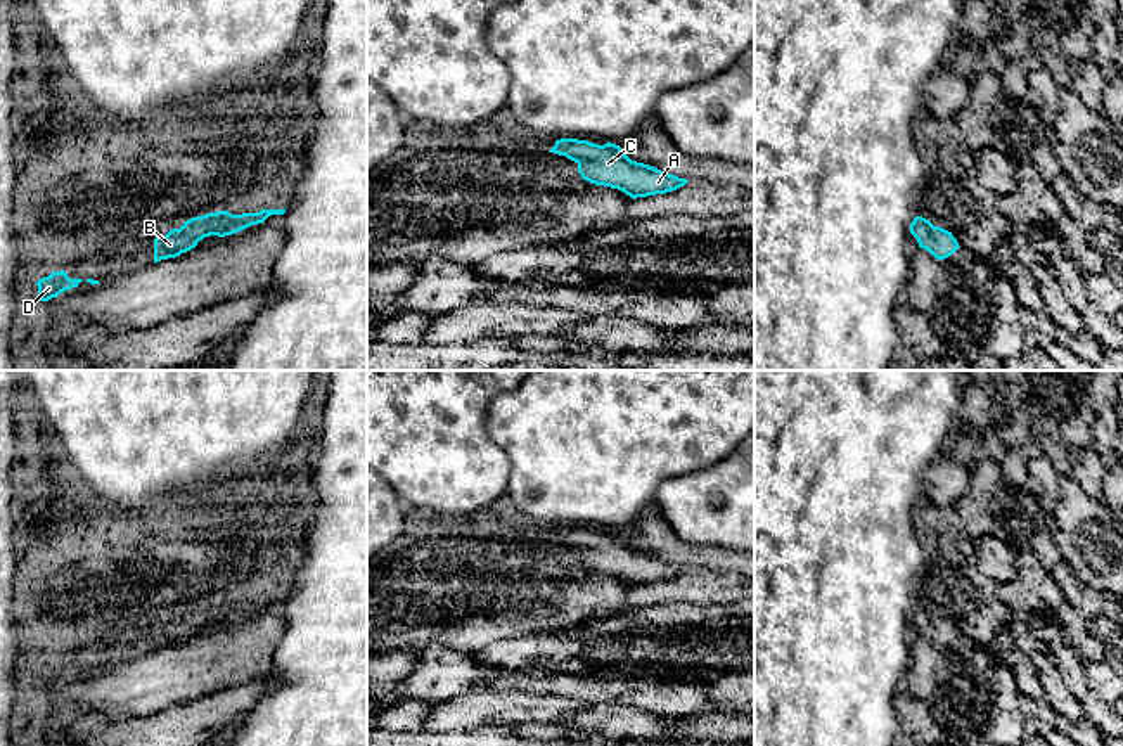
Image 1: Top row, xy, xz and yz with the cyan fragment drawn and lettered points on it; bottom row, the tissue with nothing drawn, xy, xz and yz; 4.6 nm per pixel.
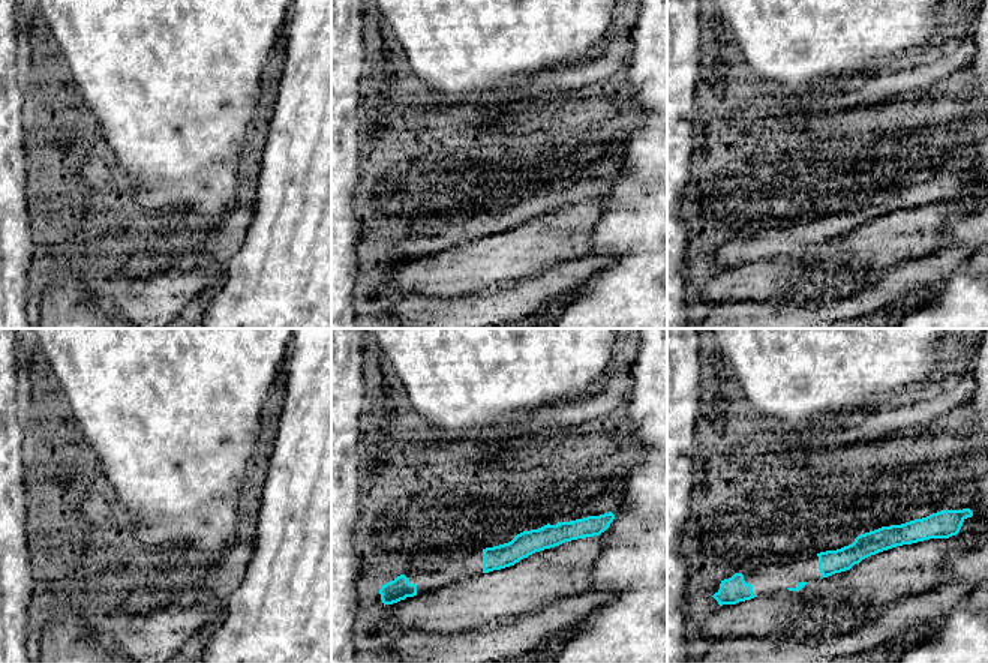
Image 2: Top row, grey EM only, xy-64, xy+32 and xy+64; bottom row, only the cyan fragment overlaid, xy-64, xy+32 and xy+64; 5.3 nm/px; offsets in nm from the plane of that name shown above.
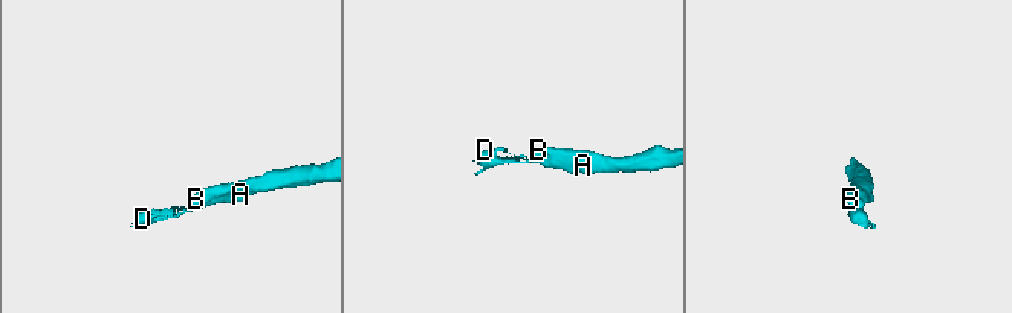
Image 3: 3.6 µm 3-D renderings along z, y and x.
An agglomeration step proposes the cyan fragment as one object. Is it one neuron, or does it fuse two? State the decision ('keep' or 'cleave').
keep

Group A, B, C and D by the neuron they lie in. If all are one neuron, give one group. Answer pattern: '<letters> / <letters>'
A B C D

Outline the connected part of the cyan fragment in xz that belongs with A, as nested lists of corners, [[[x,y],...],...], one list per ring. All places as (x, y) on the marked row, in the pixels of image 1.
[[[561,138],[549,151],[578,164],[583,180],[618,189],[632,199],[666,194],[689,180],[664,173],[654,166],[632,161],[616,144],[592,144],[578,138]]]

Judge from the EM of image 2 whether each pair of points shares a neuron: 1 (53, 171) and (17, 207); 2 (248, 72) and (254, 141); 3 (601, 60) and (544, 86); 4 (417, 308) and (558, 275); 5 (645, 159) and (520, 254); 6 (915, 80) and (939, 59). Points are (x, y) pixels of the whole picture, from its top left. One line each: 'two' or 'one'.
1: two
2: two
3: one
4: one
5: two
6: one

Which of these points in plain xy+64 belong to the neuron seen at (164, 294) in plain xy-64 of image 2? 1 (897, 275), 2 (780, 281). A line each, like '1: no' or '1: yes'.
1: yes
2: no

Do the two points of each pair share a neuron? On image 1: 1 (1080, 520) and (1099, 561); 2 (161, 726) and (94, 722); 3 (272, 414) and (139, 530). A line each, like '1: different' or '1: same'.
1: same
2: same
3: same

